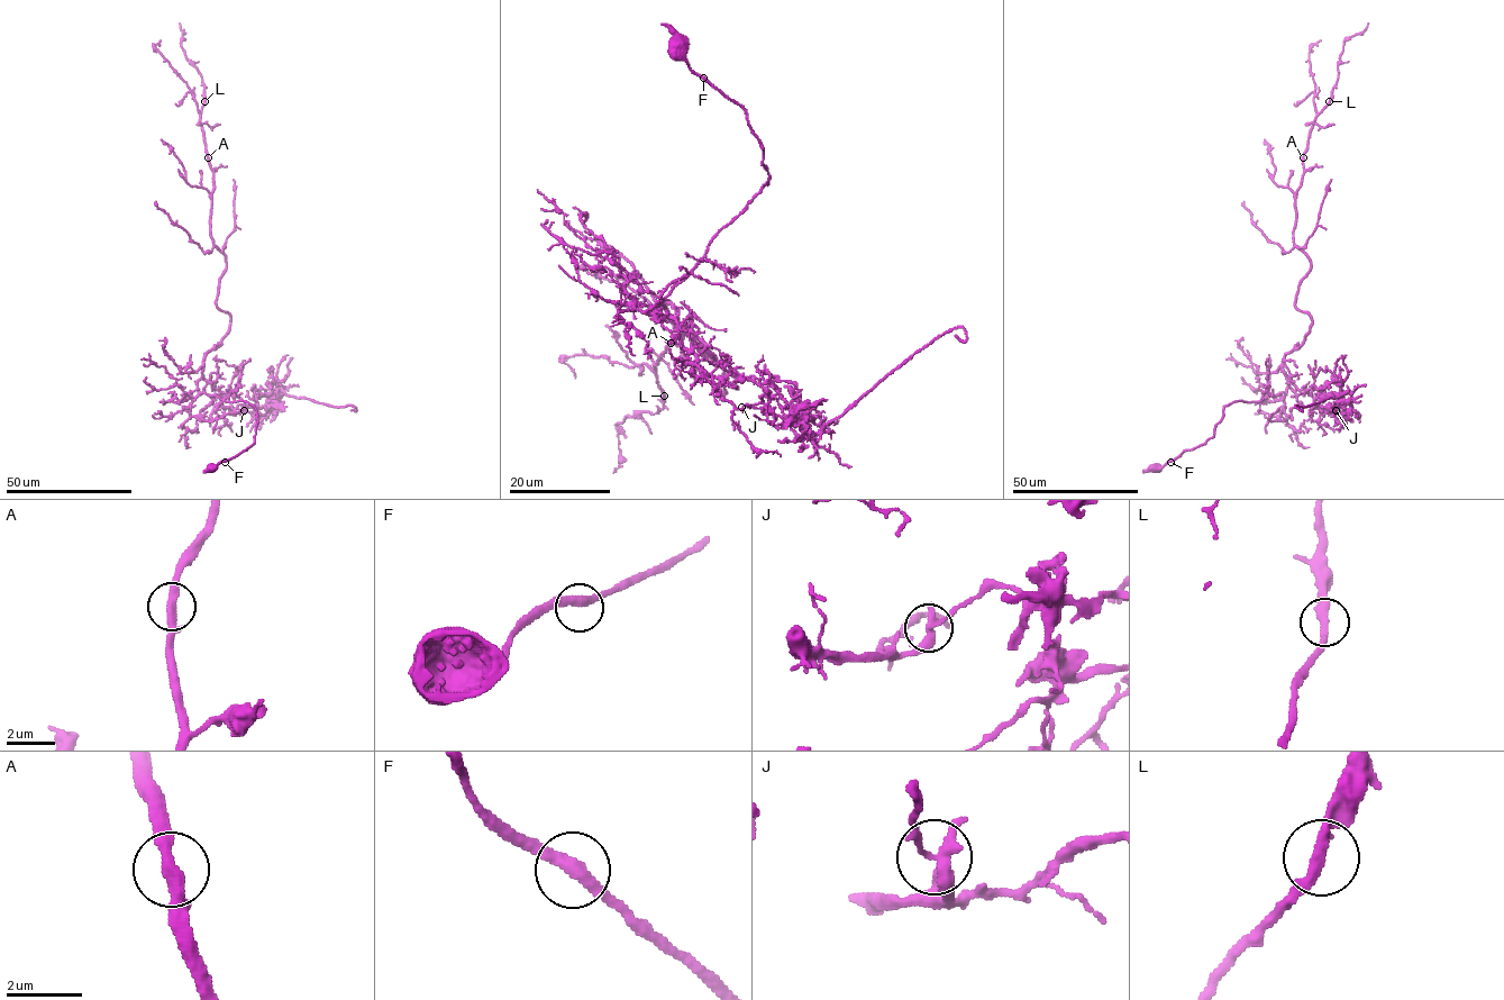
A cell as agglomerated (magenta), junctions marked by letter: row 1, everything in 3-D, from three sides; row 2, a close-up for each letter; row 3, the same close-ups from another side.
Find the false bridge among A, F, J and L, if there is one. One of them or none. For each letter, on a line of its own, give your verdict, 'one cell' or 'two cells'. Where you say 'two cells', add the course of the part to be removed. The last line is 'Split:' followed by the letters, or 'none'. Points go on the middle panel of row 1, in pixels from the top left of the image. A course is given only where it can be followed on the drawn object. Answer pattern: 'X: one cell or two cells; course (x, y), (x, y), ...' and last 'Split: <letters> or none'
A: one cell
F: one cell
J: two cells; course (743, 407), (773, 396), (787, 418), (818, 433), (938, 337), (963, 327), (966, 338), (955, 335)
L: one cell
Split: J

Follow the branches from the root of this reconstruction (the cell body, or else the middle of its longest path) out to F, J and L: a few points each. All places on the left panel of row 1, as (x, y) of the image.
F: (211, 467), (225, 462)
J: (211, 467), (253, 444), (256, 409), (200, 392), (197, 382), (206, 379), (217, 389), (221, 407), (244, 410)
L: (211, 467), (257, 419), (197, 387), (230, 325), (204, 101)

